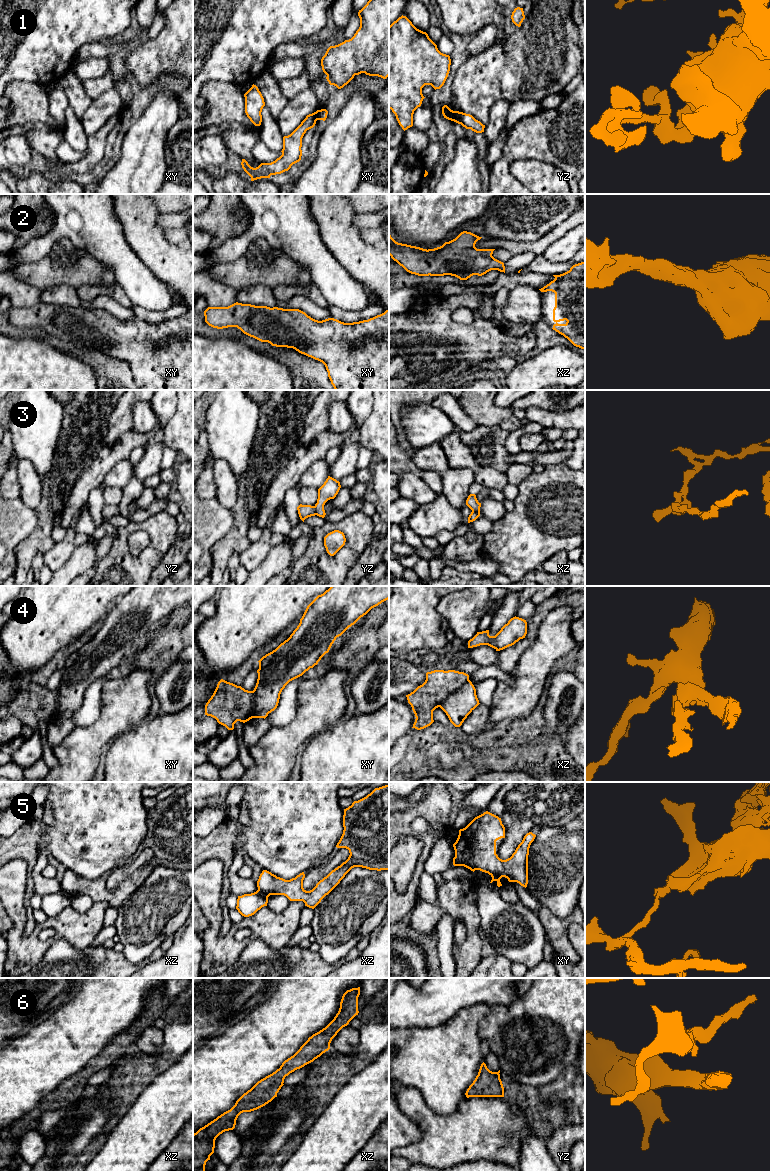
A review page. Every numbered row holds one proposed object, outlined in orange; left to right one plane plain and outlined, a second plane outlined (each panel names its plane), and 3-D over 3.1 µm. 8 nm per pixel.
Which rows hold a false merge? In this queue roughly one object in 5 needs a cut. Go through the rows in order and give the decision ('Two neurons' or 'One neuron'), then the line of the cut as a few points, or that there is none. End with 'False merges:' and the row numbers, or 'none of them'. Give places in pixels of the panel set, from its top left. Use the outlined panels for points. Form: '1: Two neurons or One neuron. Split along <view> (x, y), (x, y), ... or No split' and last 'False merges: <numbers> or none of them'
1: Two neurons. Split along yz (455, 111), (451, 120)
2: One neuron. No split
3: Two neurons. Split along yz (314, 506), (316, 514)
4: Two neurons. Split along xz (469, 680), (453, 690), (439, 706)
5: Two neurons. Split along xz (258, 889), (268, 896)
6: One neuron. No split
False merges: 1, 3, 4, 5

